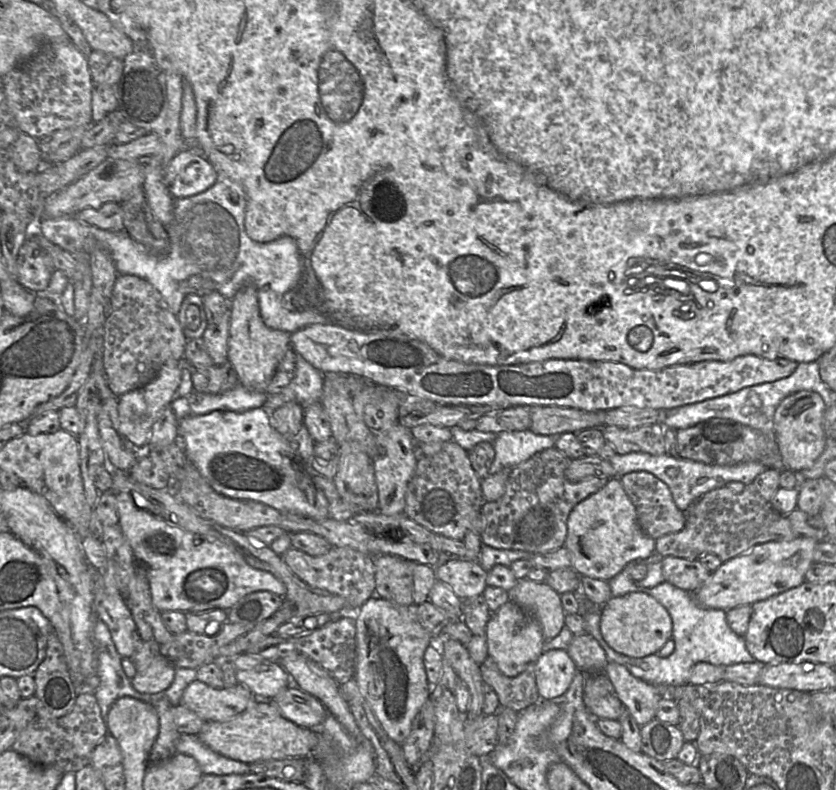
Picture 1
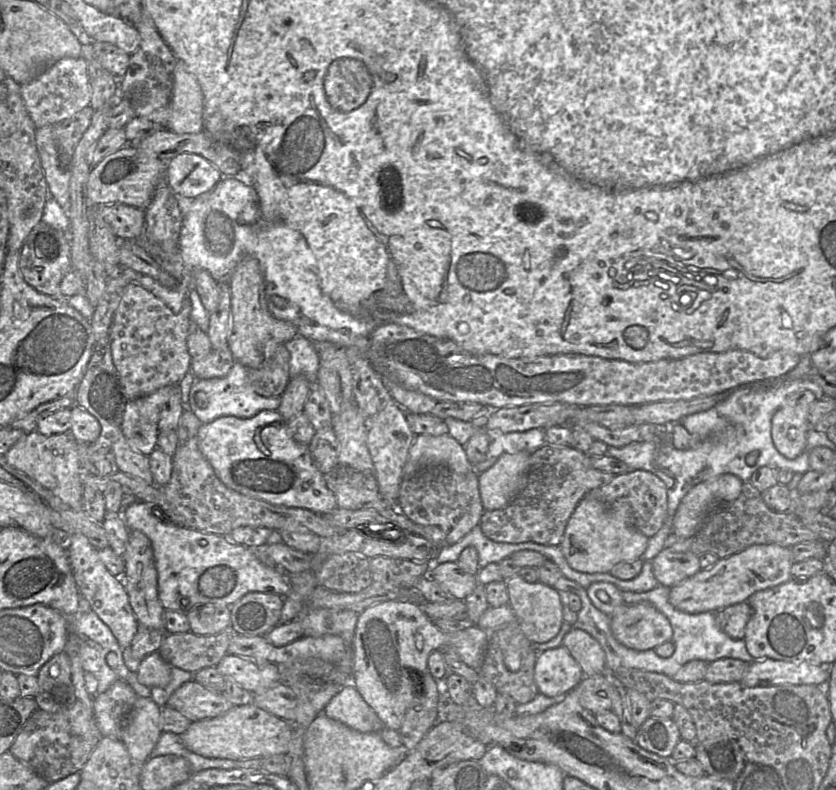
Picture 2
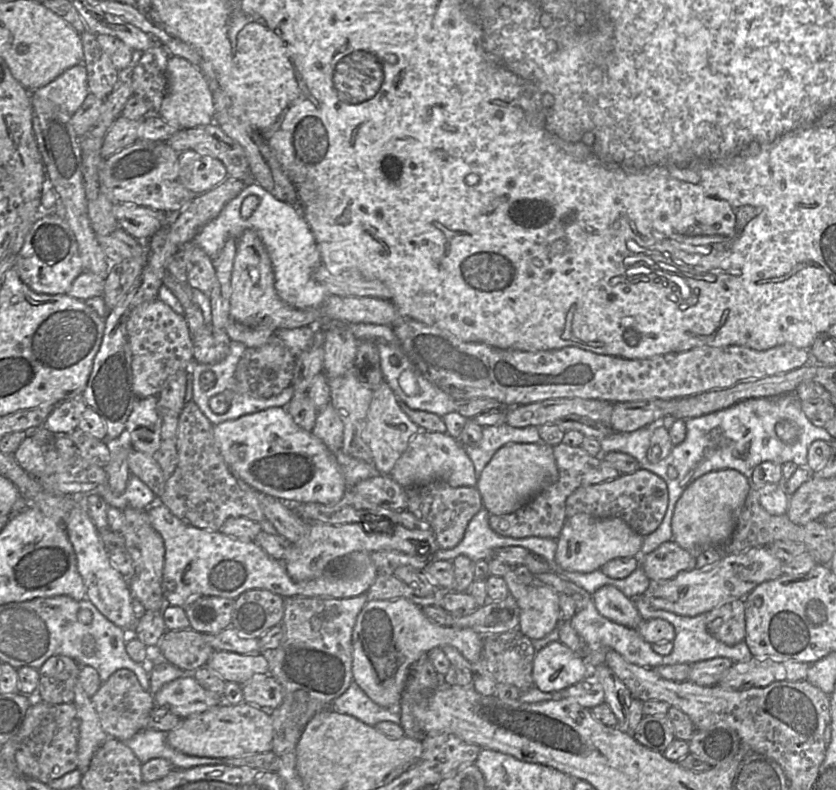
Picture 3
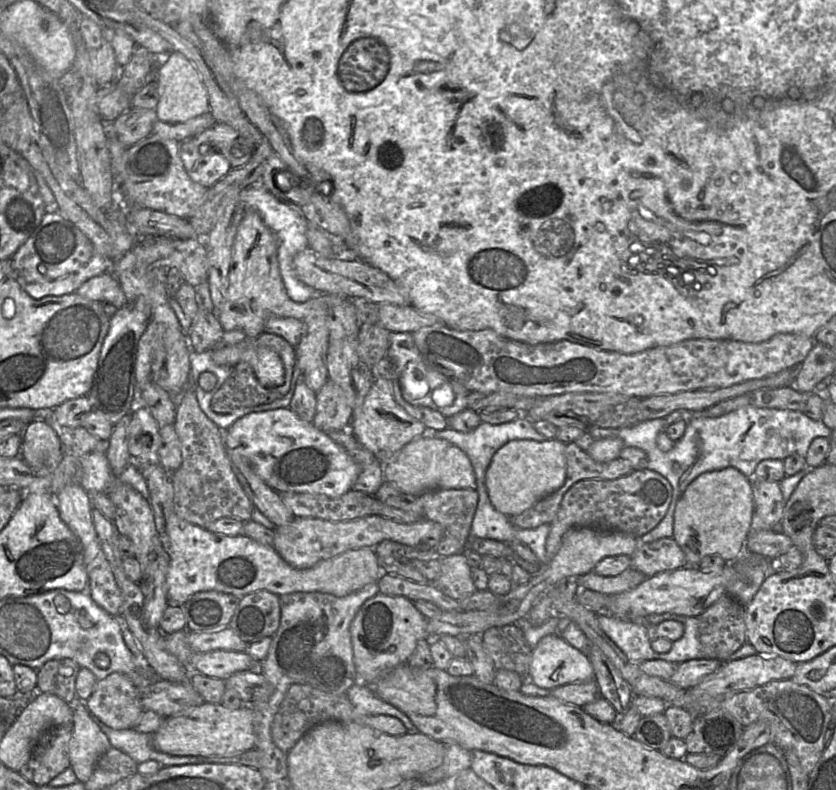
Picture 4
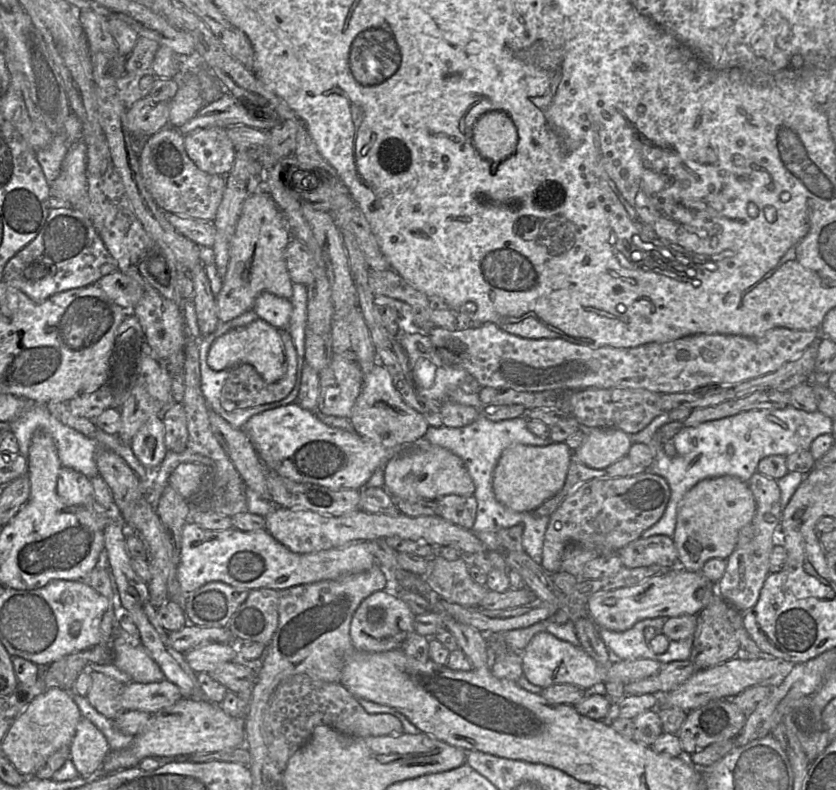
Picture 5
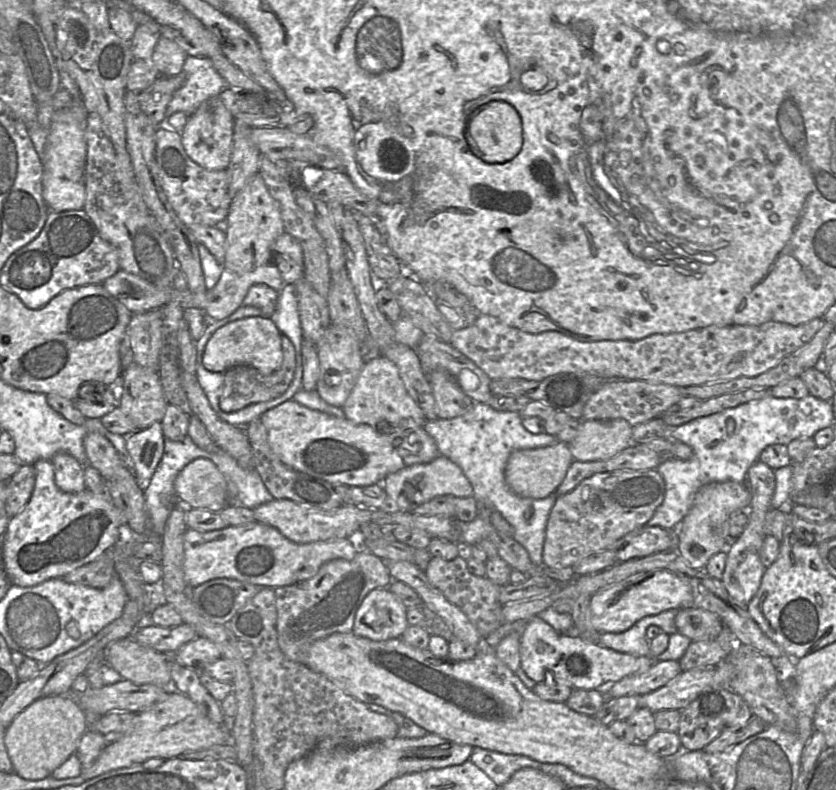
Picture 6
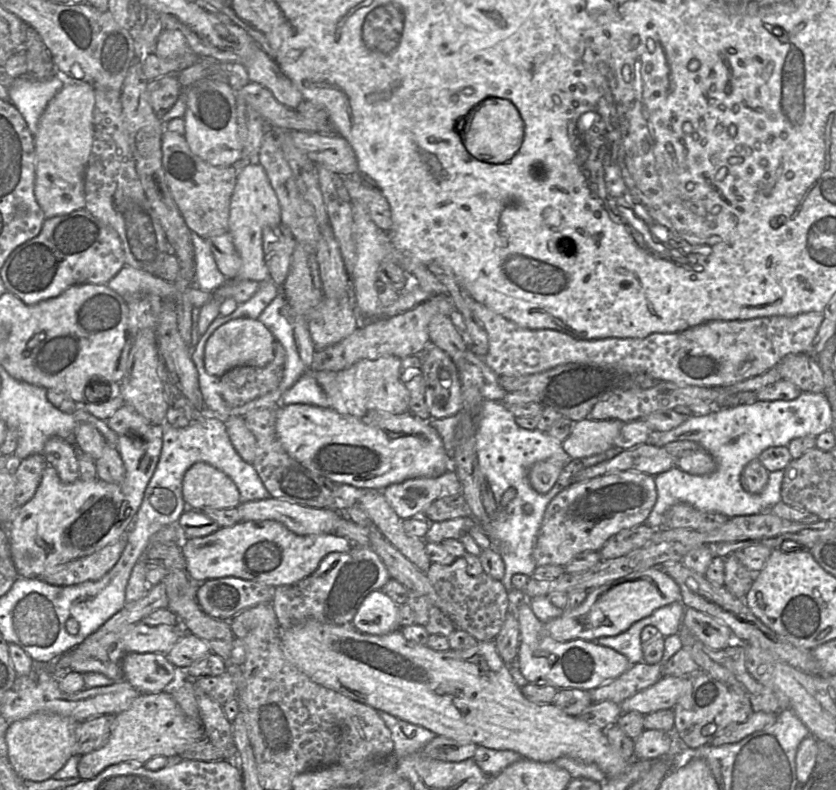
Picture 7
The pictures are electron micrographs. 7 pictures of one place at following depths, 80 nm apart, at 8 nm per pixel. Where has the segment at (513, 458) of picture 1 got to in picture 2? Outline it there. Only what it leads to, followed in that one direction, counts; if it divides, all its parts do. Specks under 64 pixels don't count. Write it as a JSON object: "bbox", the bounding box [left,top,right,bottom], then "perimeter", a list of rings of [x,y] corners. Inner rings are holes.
{"bbox":[473,428,547,474],"perimeter":[[[541,428],[510,433],[485,429],[485,432],[489,437],[489,447],[485,459],[473,465],[477,474],[489,469],[504,453],[515,454],[521,451],[534,453],[547,444],[544,430]]]}

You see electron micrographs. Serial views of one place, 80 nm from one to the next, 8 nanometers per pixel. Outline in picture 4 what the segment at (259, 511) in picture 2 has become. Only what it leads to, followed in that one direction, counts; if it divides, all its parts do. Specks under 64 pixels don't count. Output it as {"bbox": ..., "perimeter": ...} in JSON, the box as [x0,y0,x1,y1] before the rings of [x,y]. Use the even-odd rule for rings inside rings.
{"bbox":[172,380,254,528],"perimeter":[[[193,380],[191,386],[186,387],[178,403],[175,429],[181,444],[182,463],[172,473],[174,488],[174,512],[181,519],[207,528],[212,522],[223,517],[233,517],[242,521],[252,518],[254,504],[244,491],[233,468],[227,448],[224,444],[224,432],[203,412],[199,406]]]}

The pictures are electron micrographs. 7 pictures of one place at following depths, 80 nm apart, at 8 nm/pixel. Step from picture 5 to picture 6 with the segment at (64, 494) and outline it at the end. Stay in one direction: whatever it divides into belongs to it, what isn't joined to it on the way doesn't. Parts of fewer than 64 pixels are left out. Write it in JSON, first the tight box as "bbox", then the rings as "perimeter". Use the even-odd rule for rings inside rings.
{"bbox":[51,452,86,493],"perimeter":[[[59,452],[51,459],[55,484],[66,493],[79,493],[86,489],[84,466],[72,455]]]}

